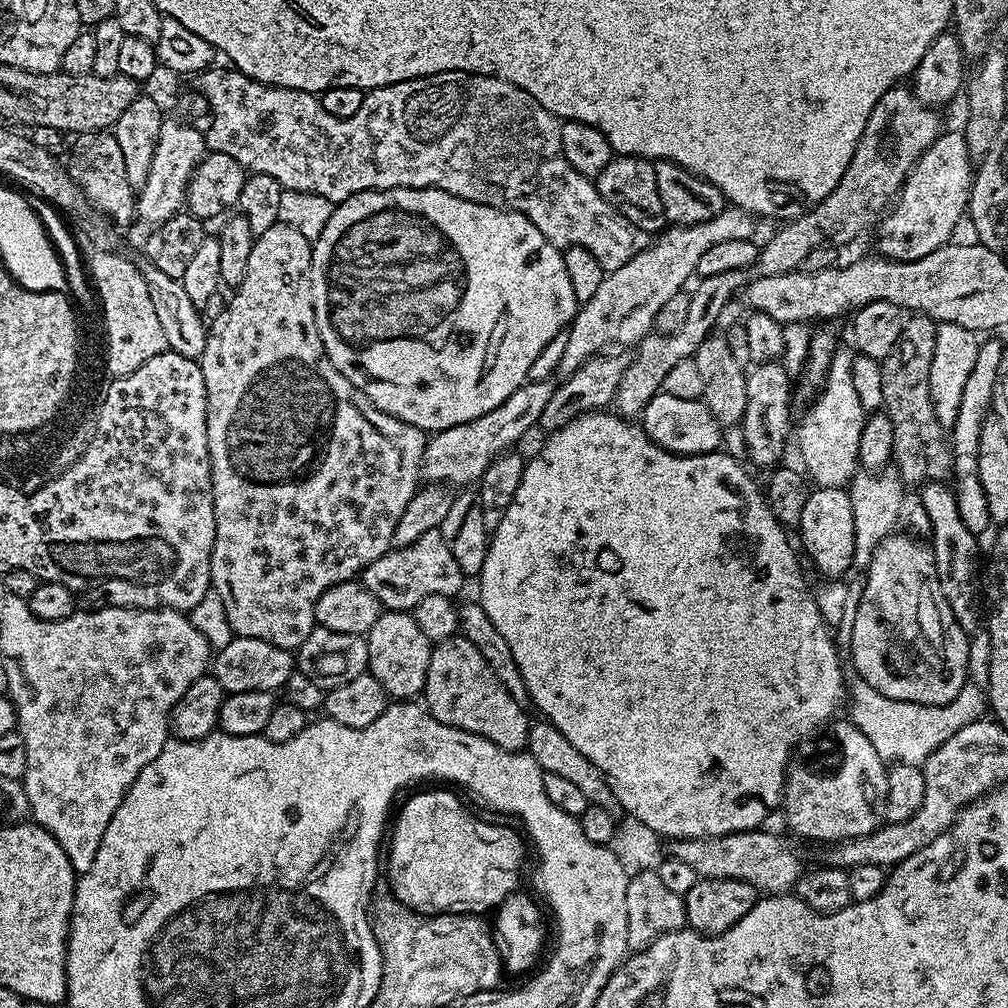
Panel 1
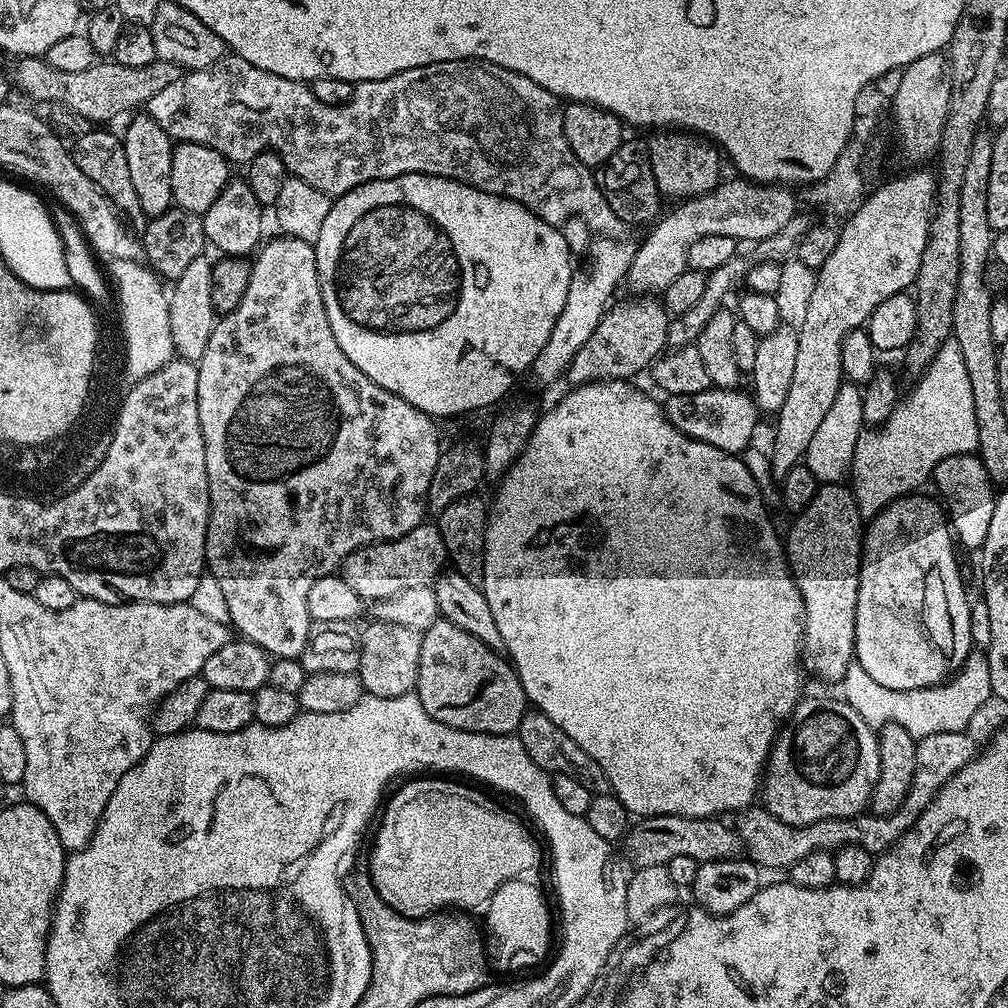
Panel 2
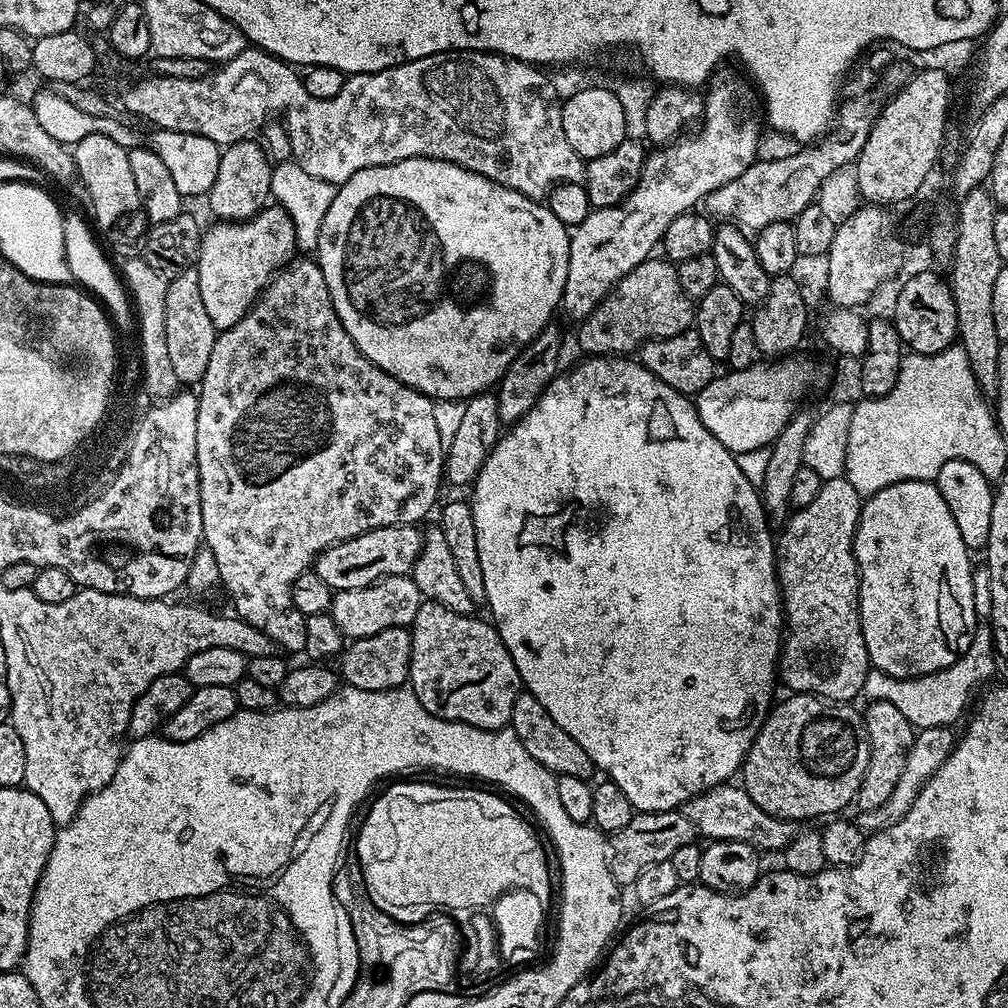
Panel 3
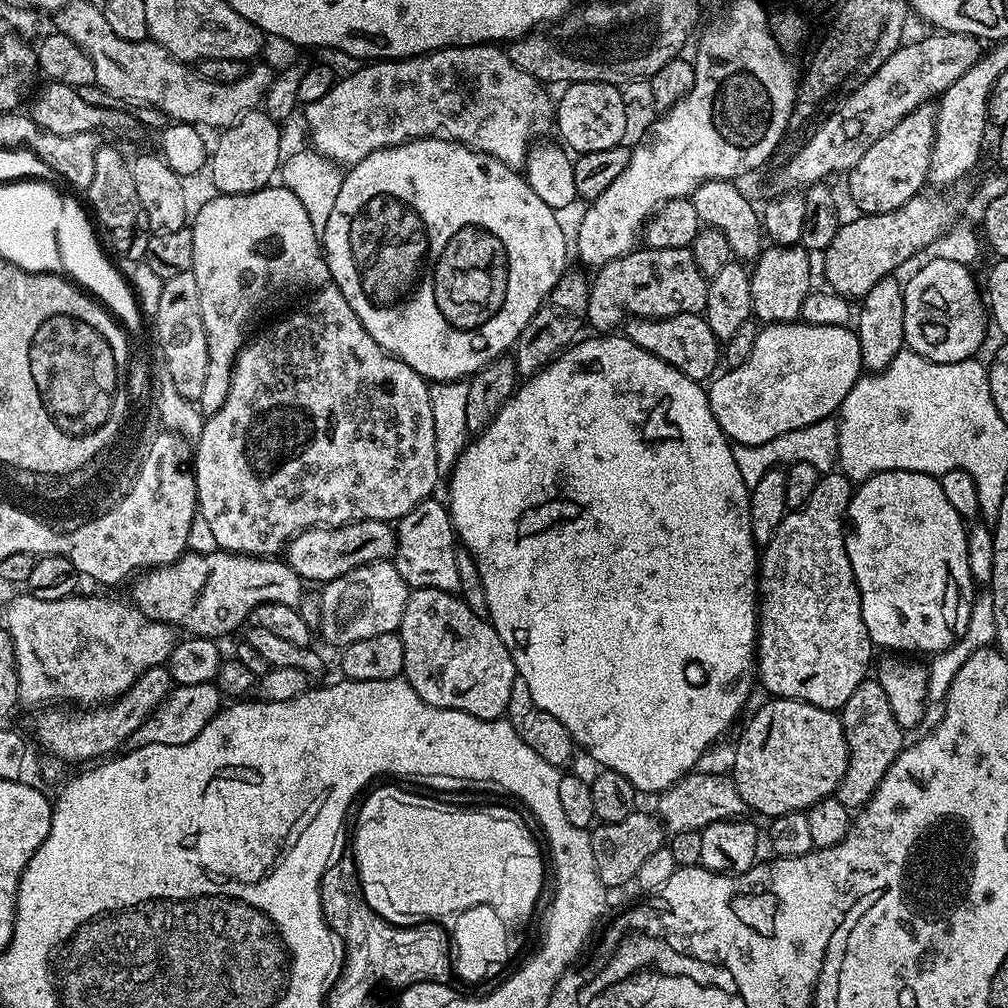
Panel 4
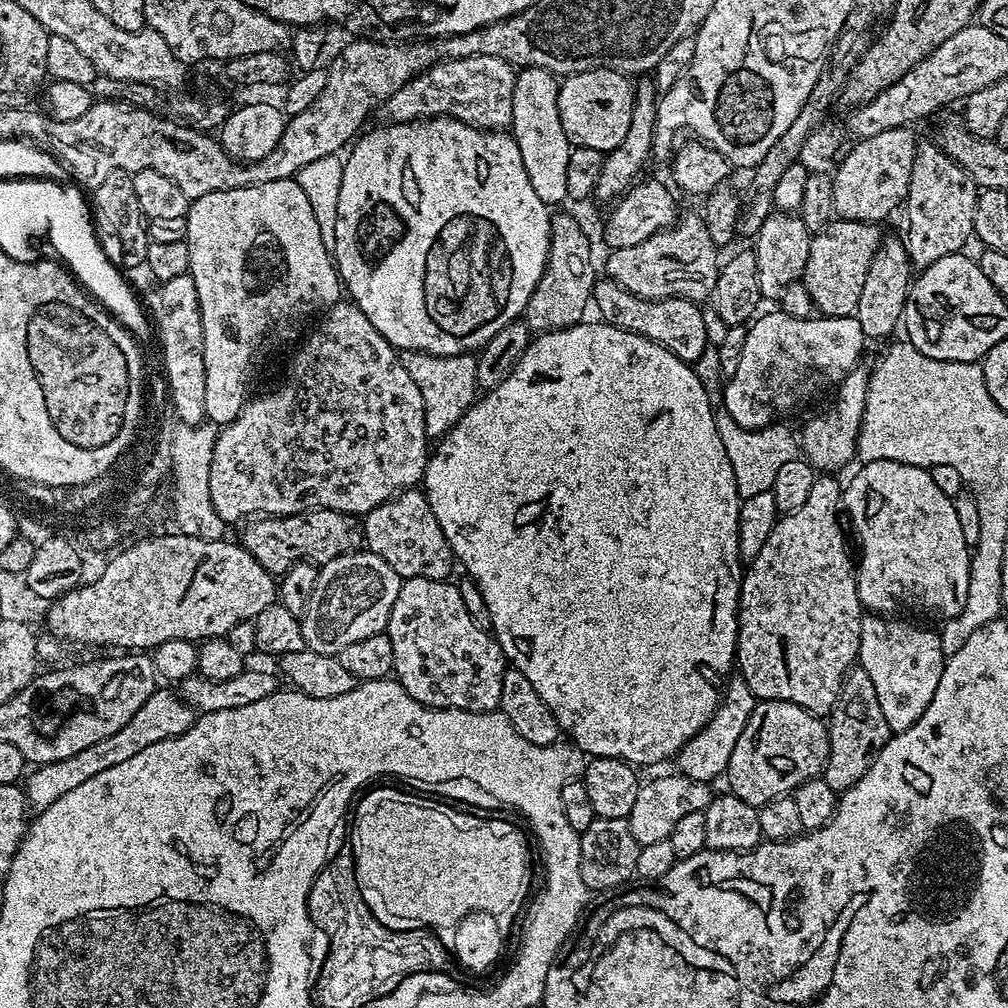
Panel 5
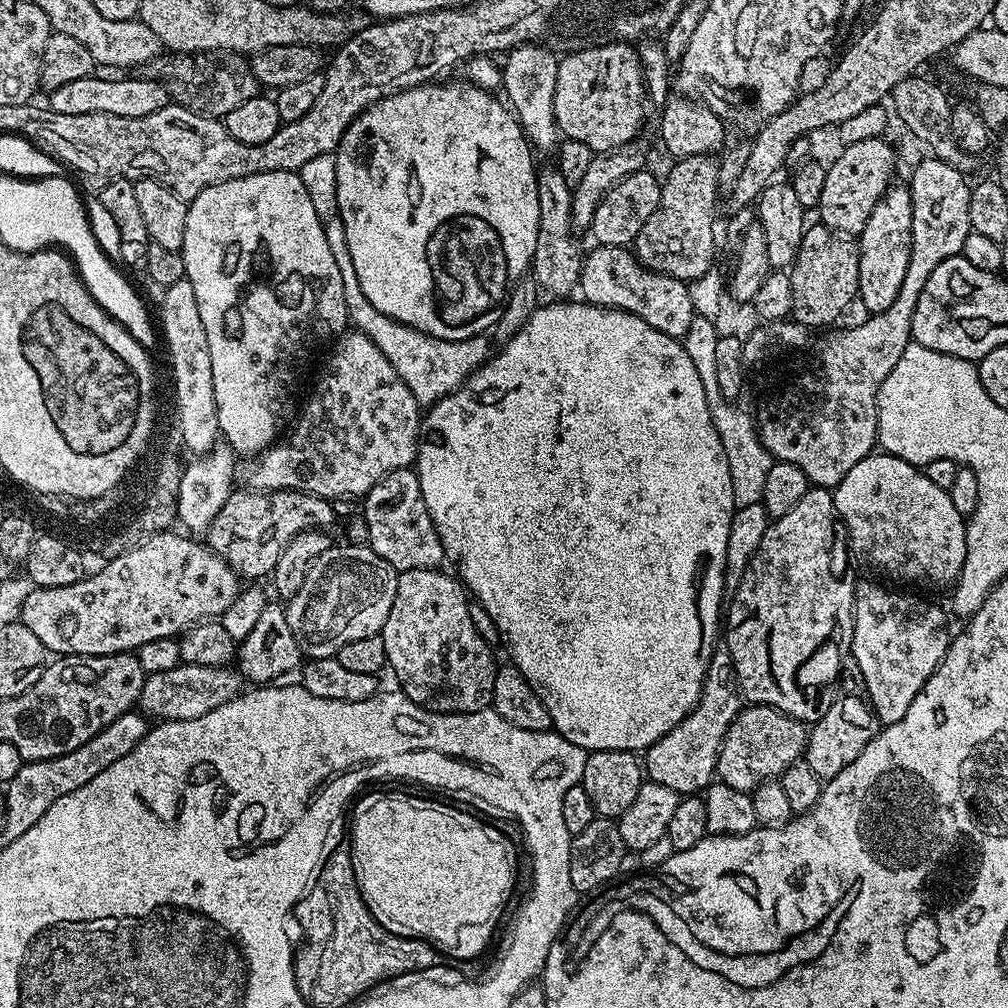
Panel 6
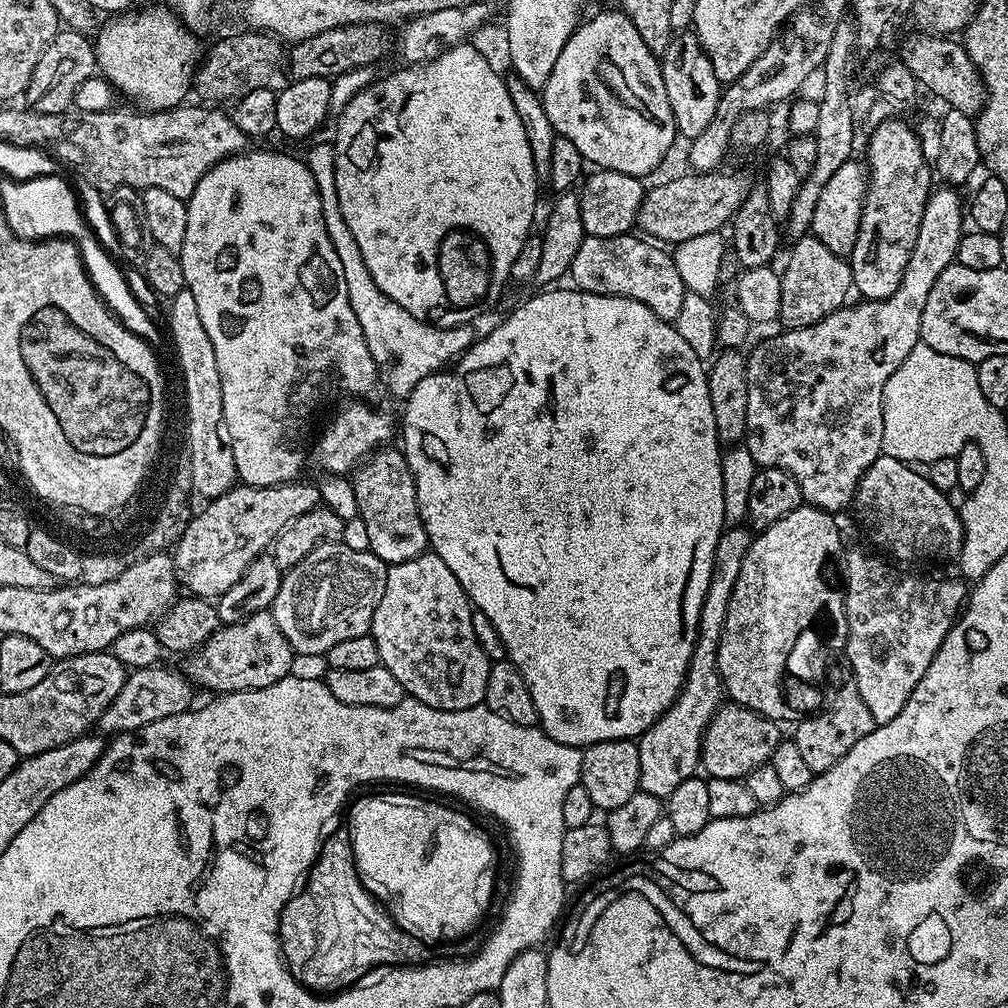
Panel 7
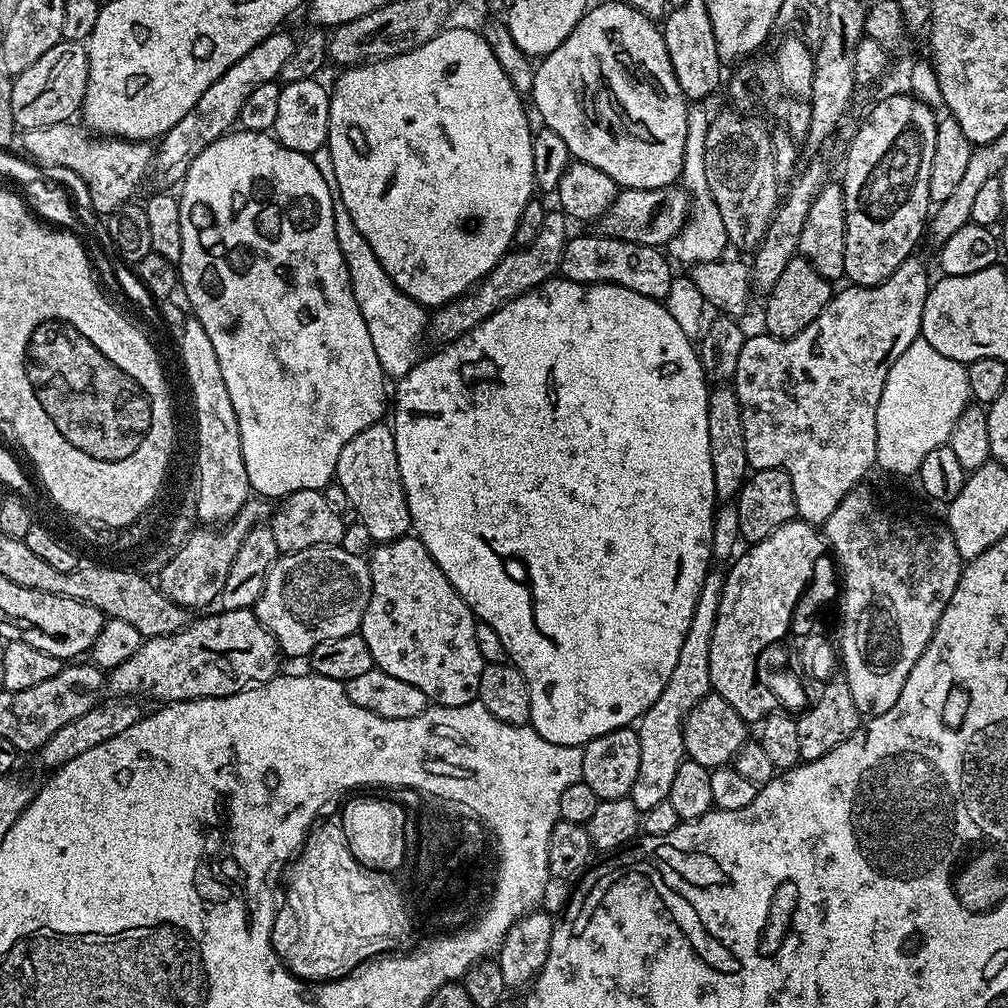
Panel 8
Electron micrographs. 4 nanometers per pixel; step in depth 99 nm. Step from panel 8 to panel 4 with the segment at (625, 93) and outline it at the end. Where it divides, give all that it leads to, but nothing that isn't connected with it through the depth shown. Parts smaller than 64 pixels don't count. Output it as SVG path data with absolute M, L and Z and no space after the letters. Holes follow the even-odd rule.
M600 80L578 82L567 85L561 92L564 93L560 100L558 96L554 121L561 138L565 140L563 143L573 153L610 150L623 141L620 139L628 132L628 112L624 109L624 96L620 93L623 91L617 85L603 84Z

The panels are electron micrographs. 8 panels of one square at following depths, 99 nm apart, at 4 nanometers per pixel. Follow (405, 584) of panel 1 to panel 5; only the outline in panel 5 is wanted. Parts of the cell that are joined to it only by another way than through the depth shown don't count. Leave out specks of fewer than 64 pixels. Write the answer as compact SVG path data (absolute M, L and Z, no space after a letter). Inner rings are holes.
M309 508L292 516L252 518L244 526L244 533L238 536L239 543L277 578L299 560L310 560L319 566L347 552L357 551L362 544L361 521L351 512L335 512L329 508Z

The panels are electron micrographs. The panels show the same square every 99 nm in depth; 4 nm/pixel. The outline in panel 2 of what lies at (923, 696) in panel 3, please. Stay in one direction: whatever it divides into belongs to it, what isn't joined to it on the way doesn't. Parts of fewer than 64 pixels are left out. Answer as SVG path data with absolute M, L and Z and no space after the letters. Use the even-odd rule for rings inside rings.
M980 650L971 651L954 676L945 680L943 684L935 684L930 688L923 688L922 690L886 690L886 686L882 686L879 682L874 682L874 678L870 678L870 674L866 674L866 670L862 670L862 666L855 662L846 670L842 681L843 688L843 699L872 729L879 730L885 724L897 724L902 726L902 730L906 730L917 738L929 736L930 734L942 734L943 732L965 731L969 727L968 723L979 714L980 707L987 700L991 701L993 699L988 658Z

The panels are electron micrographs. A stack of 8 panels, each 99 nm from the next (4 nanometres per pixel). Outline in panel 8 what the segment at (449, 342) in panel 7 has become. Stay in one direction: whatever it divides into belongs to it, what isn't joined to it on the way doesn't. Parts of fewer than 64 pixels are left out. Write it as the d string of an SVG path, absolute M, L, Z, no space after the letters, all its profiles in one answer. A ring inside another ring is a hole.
M327 146L311 153L311 157L314 166L318 166L318 174L322 174L330 190L330 198L334 206L334 234L338 234L338 250L342 250L344 265L350 274L354 302L358 302L358 310L366 322L366 330L370 330L370 342L374 342L374 354L378 354L378 362L385 377L404 376L422 356L419 344L424 332L426 336L426 309L423 304L414 302L414 298L398 290L398 286L394 286L390 274L382 270L382 262L378 262L378 254L370 250L370 242L366 242L366 238L362 238L362 230L354 226L354 218L350 218L350 210L346 210L346 202L342 202L342 194L338 194L334 158L330 158L330 150Z

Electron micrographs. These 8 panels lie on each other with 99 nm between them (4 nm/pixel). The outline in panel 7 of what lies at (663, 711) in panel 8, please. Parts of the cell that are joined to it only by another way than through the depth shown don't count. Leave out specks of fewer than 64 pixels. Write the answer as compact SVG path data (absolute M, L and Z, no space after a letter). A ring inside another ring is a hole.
M728 526L718 538L718 546L714 546L710 586L706 586L694 654L690 656L684 684L676 701L638 737L640 791L646 794L667 798L674 794L681 782L686 782L686 778L697 775L701 767L700 747L704 731L726 696L718 670L718 642L722 642L722 626L726 626L726 610L730 610L730 594L734 594L734 582L738 582L738 574L742 571L742 558L746 558L746 550L753 539L753 533L747 527Z

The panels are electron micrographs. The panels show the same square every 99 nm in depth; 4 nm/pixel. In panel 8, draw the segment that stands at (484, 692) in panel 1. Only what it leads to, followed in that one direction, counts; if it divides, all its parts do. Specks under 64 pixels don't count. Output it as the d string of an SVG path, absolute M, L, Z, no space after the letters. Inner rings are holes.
M415 535L385 540L373 548L376 549L372 556L367 557L372 593L358 633L366 646L370 646L373 665L394 678L402 678L402 682L410 682L410 686L418 686L433 705L453 708L473 703L478 697L478 682L482 682L485 663L482 654L478 654L478 621L468 609L468 604L457 594L454 586L450 586L446 574L438 570L438 562L430 558L426 546L422 546Z

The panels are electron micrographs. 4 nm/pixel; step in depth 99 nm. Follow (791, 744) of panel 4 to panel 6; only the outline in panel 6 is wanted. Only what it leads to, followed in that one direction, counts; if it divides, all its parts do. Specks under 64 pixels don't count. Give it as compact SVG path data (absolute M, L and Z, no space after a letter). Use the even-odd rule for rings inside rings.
M765 704L741 707L718 754L716 776L719 783L751 794L759 784L779 778L803 757L804 749L808 747L808 733L809 729L801 721L776 708Z

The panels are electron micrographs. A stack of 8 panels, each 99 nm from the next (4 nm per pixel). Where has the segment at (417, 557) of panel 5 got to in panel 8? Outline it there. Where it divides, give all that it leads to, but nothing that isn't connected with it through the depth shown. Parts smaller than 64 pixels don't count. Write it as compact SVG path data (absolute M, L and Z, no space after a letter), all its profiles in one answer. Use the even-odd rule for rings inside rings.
M384 422L371 424L346 442L342 454L338 454L336 459L334 480L337 485L340 483L345 498L352 503L365 534L372 542L397 540L409 535L412 519L400 481L396 433L389 425L387 428Z

